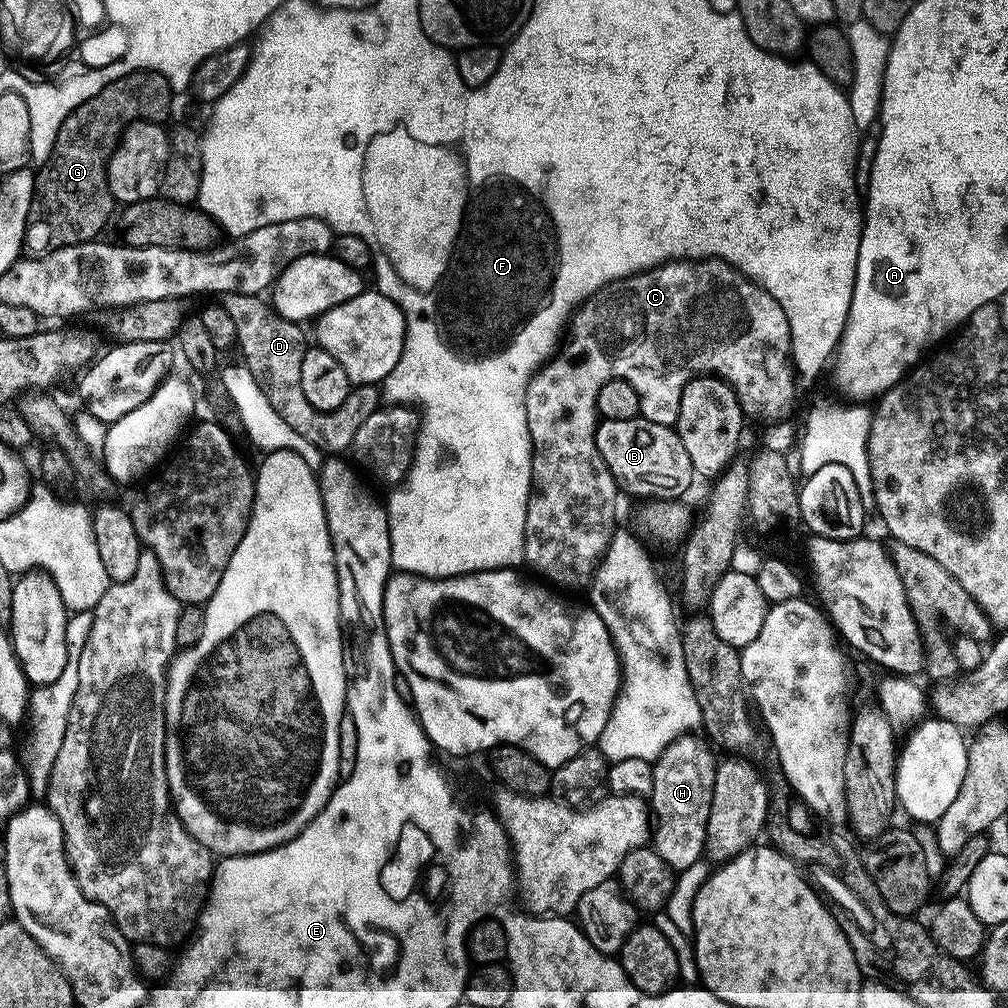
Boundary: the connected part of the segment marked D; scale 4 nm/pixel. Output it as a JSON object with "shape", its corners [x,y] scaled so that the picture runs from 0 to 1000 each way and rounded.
{"shape":[[[235,290],[221,295],[220,305],[234,320],[236,345],[248,359],[250,374],[258,381],[260,391],[276,407],[276,411],[296,431],[300,431],[309,440],[322,450],[341,450],[348,445],[351,433],[359,424],[359,419],[367,415],[379,401],[379,389],[372,381],[355,381],[335,407],[320,409],[308,401],[300,387],[300,355],[306,348],[307,338],[302,338],[302,329],[293,317],[285,317],[275,312],[273,305],[261,293],[241,294]]]}

